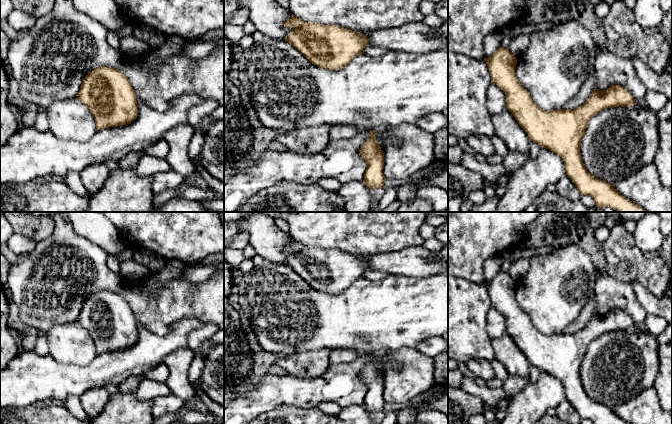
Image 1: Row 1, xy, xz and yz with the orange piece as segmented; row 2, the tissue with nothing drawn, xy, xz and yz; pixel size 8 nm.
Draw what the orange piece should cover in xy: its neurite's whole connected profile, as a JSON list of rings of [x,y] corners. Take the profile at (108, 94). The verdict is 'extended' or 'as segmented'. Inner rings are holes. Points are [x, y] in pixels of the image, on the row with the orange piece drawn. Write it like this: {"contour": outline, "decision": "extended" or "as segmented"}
{"contour": [[[95,68],[85,76],[77,98],[93,115],[97,131],[130,124],[138,115],[132,84],[119,69]]], "decision": "as segmented"}

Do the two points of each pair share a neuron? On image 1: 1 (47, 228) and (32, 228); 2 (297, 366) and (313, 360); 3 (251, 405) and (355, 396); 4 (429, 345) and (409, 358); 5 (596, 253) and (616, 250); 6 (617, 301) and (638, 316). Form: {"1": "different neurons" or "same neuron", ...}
{"1": "same neuron", "2": "same neuron", "3": "same neuron", "4": "different neurons", "5": "different neurons", "6": "same neuron"}

